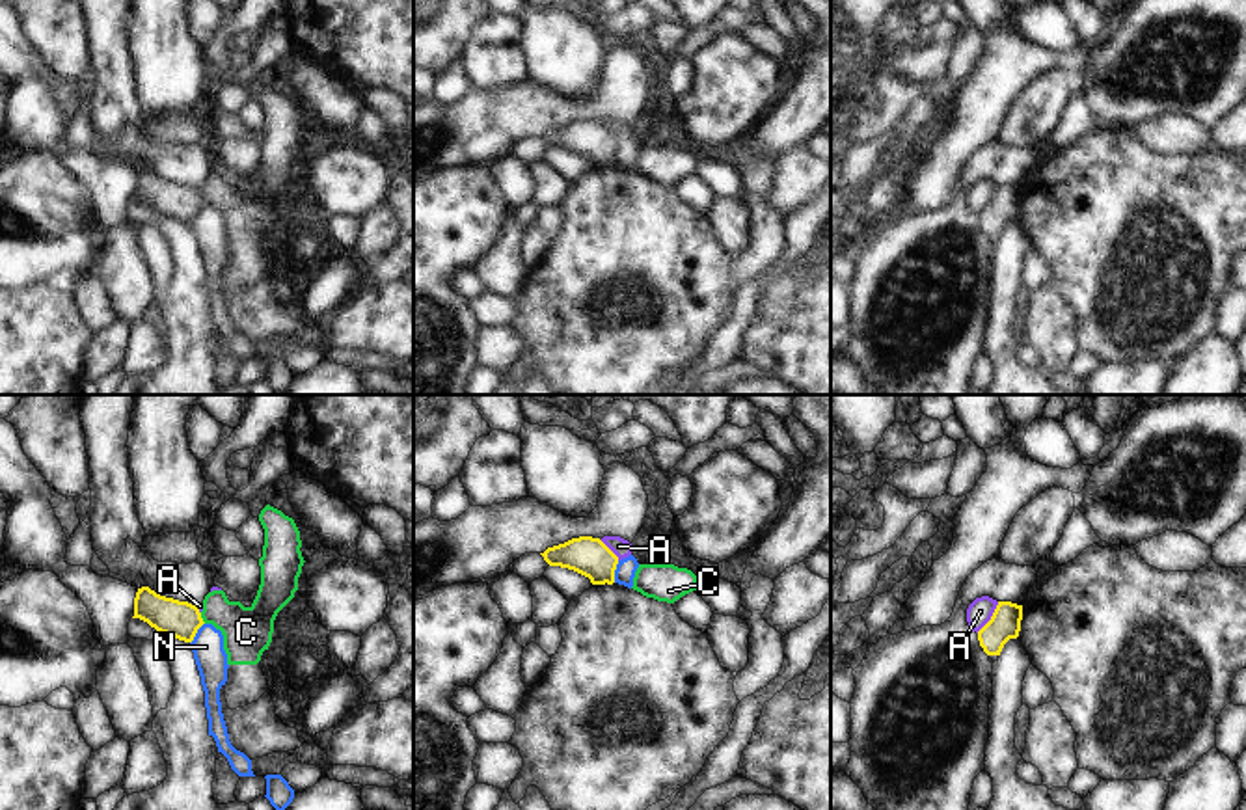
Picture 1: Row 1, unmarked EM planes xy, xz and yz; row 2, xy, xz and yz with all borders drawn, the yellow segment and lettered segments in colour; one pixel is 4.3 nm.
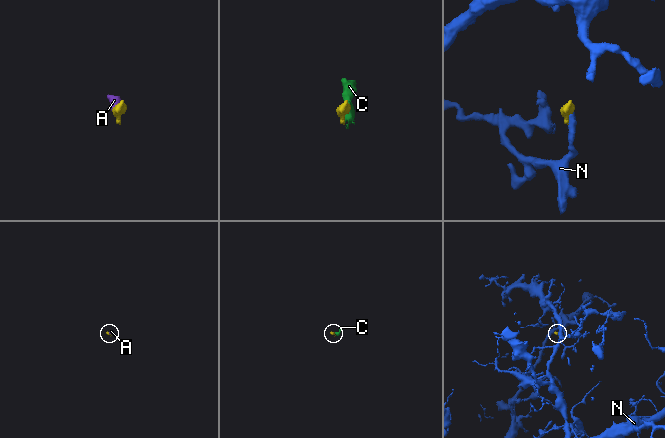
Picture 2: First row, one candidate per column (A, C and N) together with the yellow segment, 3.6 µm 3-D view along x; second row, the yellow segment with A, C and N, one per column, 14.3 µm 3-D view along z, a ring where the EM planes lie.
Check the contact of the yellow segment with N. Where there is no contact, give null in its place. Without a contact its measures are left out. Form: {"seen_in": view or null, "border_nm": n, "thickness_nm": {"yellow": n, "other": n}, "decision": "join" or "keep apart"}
{"seen_in": "xz", "border_nm": 100, "thickness_nm": {"yellow": 170, "other": 90}, "decision": "keep apart"}

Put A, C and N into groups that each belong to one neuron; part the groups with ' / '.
A N / C

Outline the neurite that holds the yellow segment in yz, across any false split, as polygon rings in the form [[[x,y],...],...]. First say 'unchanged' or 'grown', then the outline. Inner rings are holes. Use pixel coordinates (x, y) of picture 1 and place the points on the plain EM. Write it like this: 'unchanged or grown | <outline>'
unchanged | [[[998,184],[991,203],[978,214],[980,229],[987,238],[1000,238],[1009,222],[1021,214],[1023,188]]]

